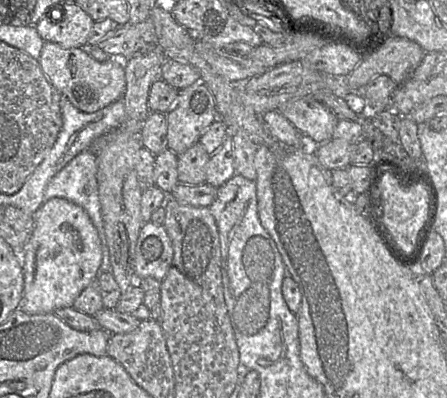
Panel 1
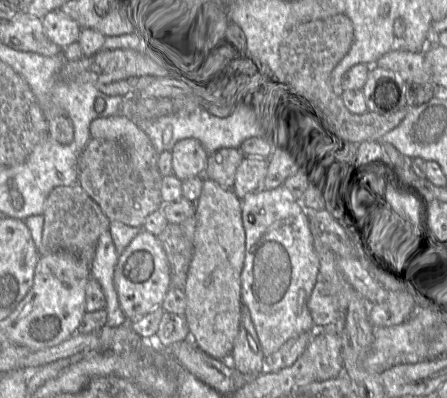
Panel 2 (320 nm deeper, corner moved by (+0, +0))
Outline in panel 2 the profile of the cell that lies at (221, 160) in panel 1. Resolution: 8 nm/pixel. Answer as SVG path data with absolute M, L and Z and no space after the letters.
M244 156L236 169L232 190L238 198L258 191L267 174L266 156Z

